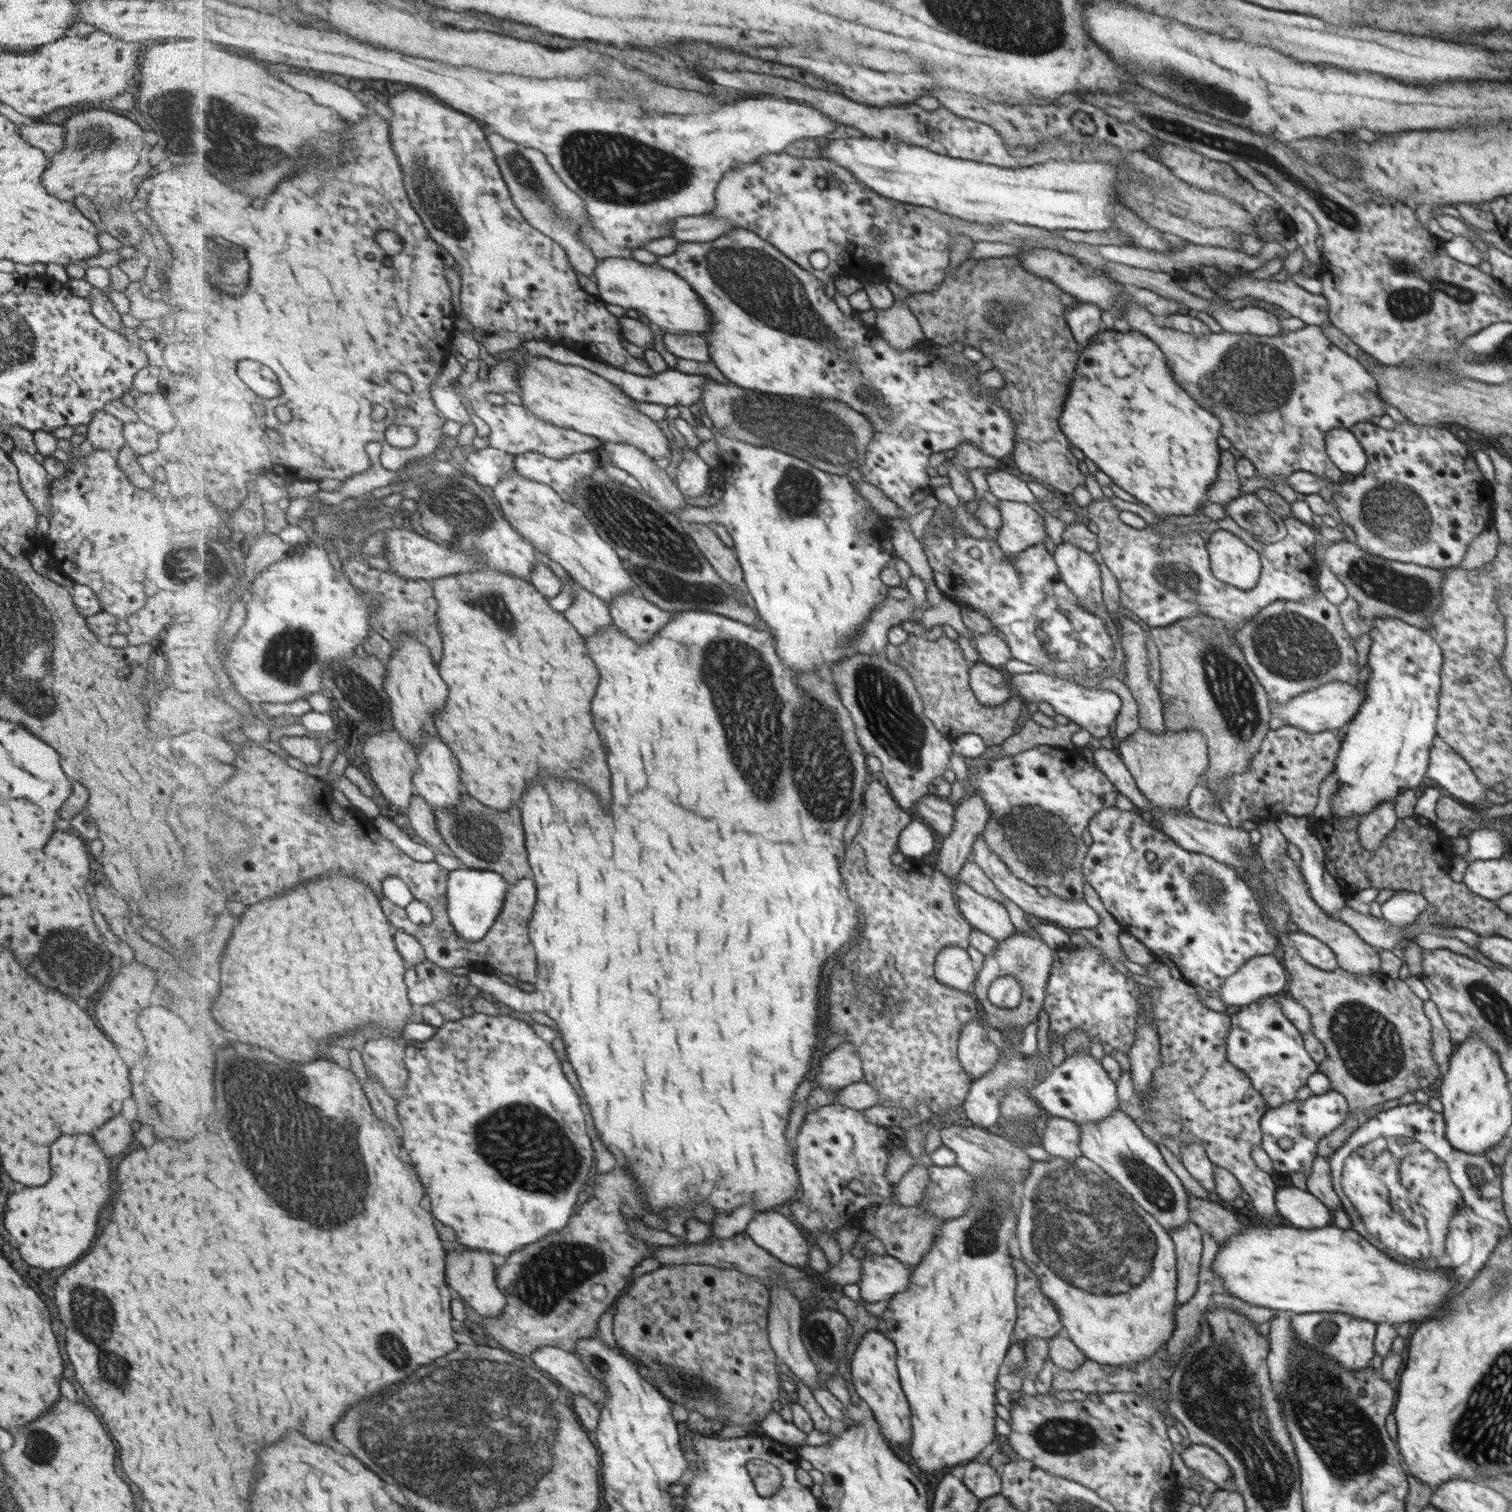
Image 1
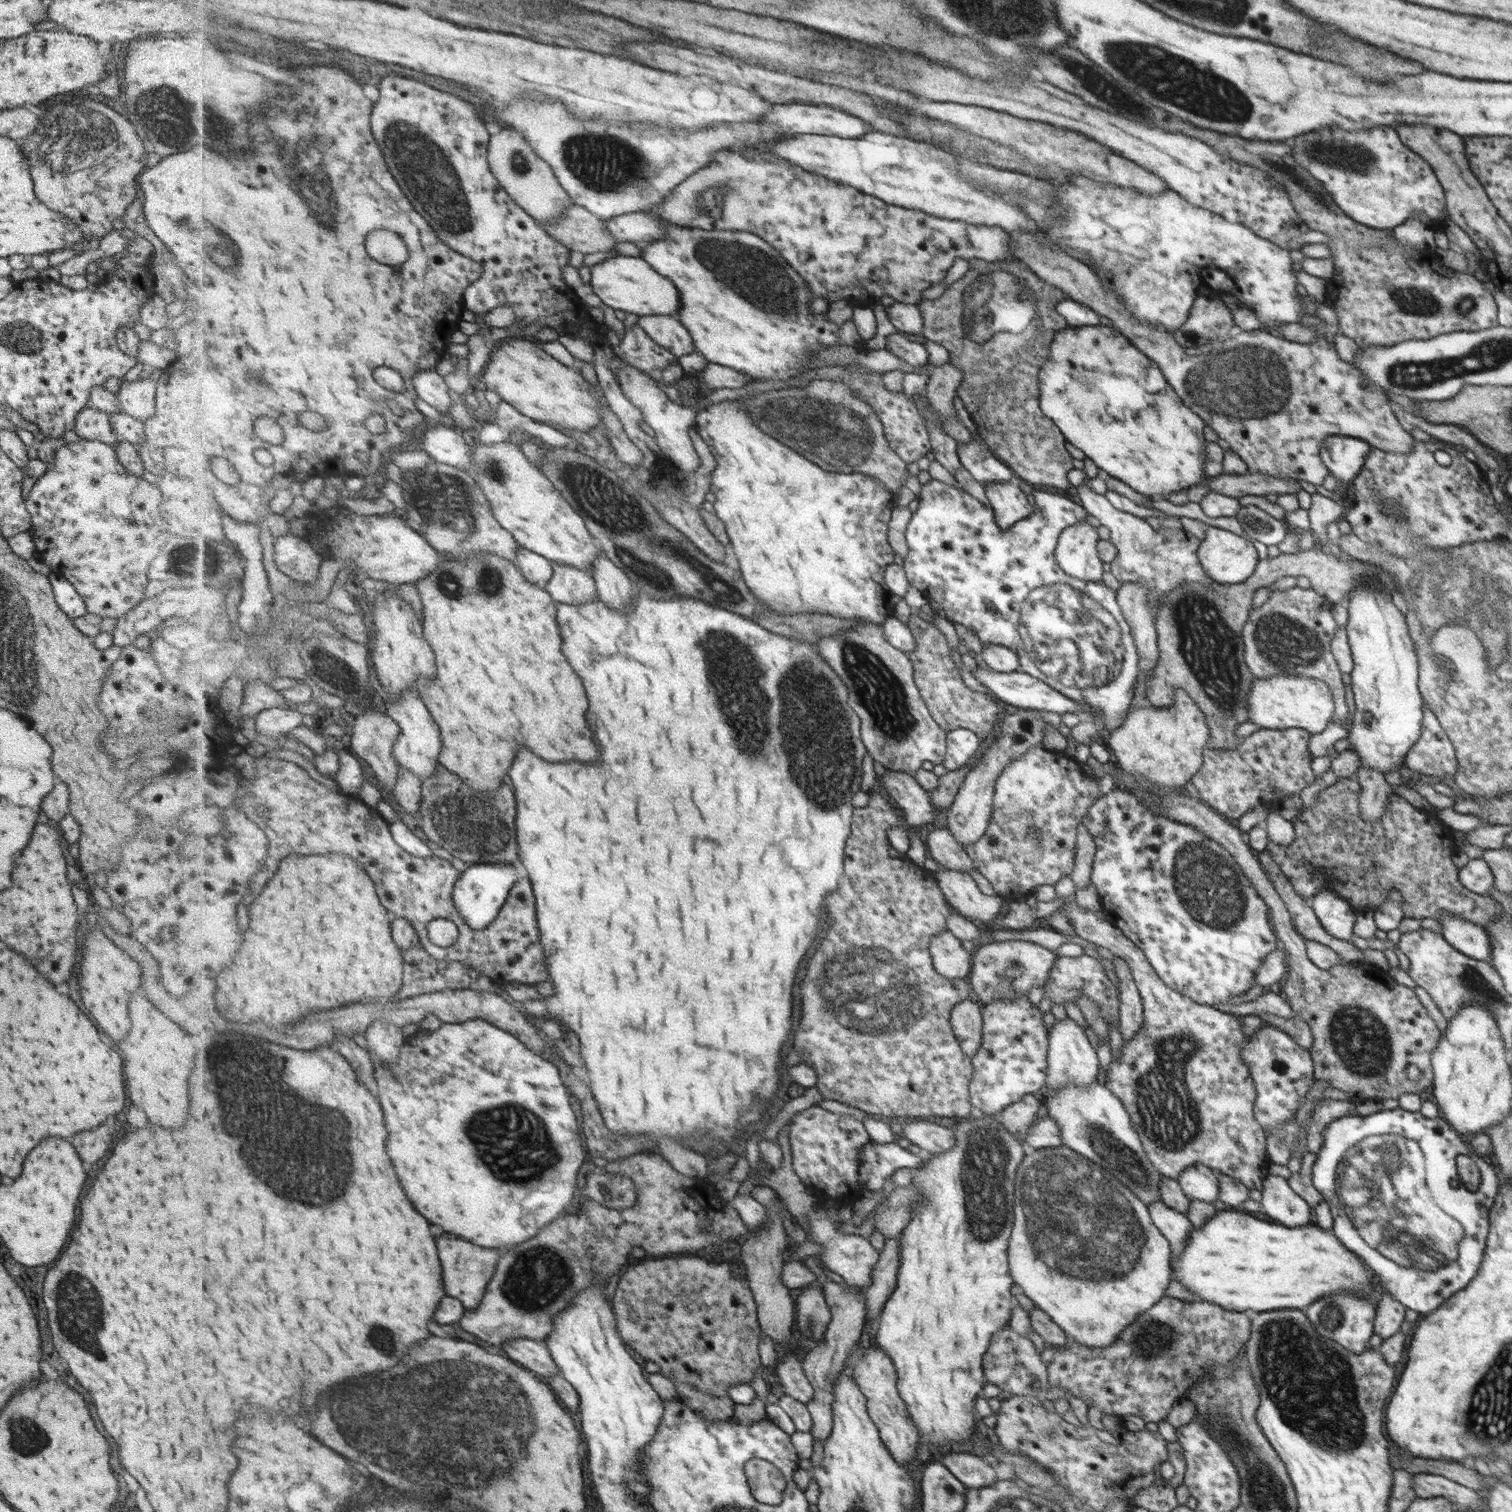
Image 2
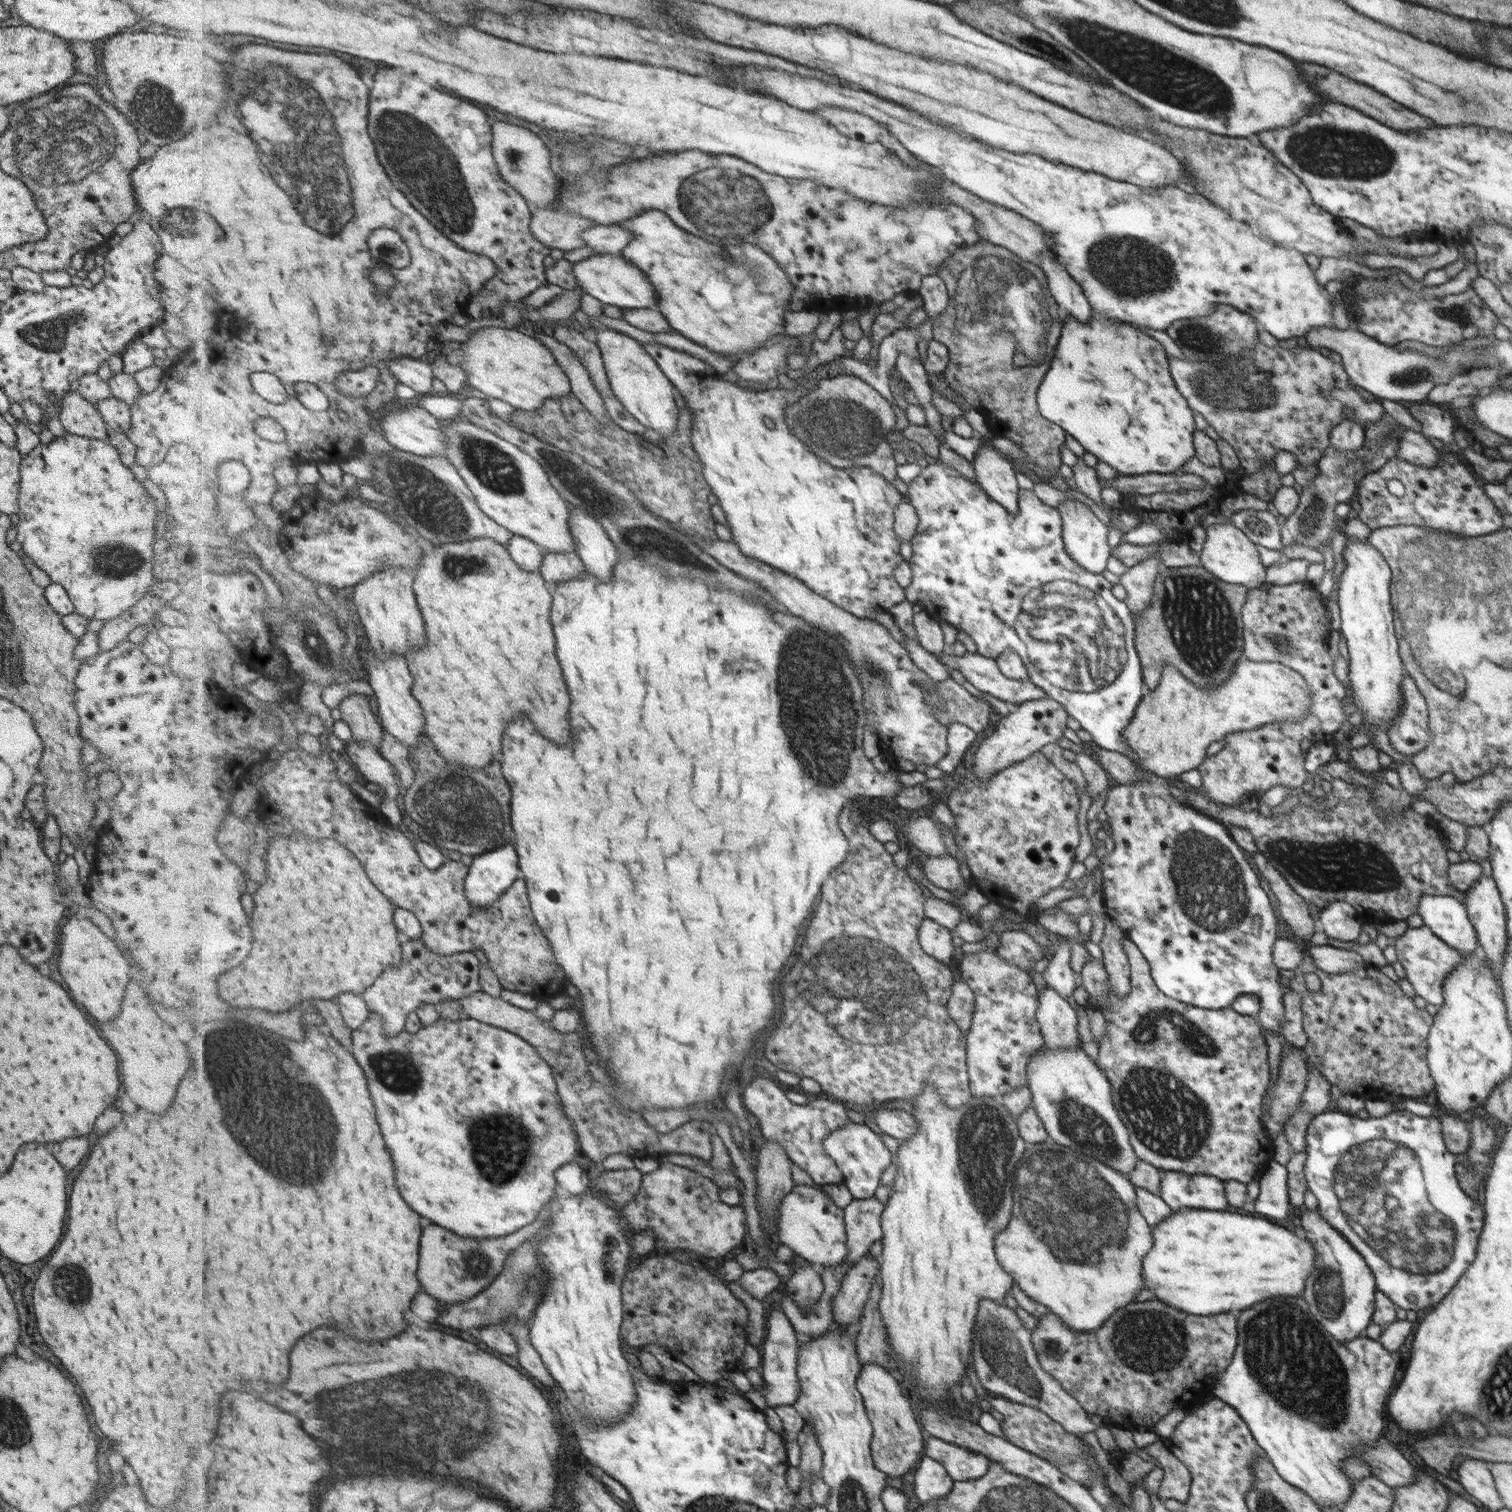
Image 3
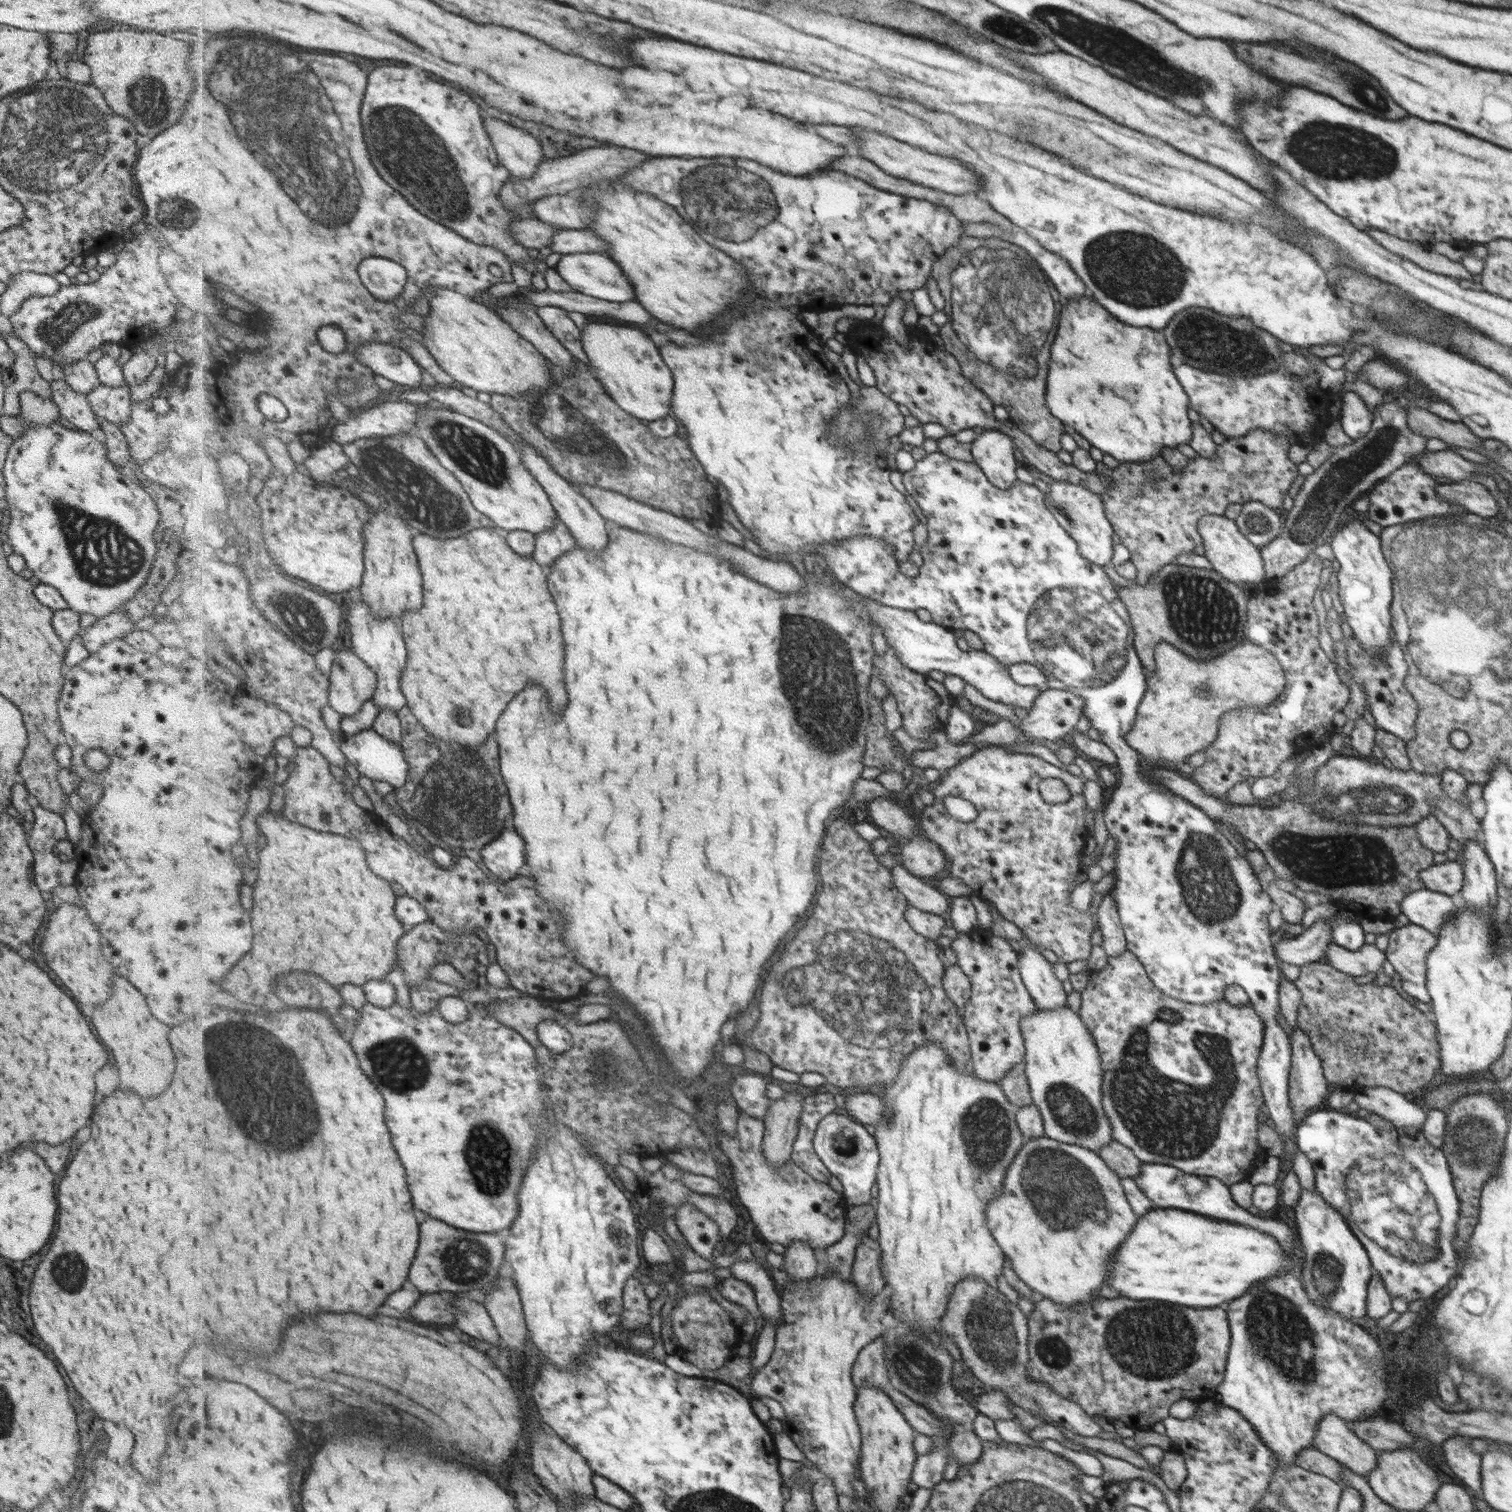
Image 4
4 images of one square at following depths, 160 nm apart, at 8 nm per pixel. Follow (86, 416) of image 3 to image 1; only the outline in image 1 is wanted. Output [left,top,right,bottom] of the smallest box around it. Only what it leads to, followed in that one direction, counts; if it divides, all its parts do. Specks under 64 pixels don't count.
[84,411,125,453]

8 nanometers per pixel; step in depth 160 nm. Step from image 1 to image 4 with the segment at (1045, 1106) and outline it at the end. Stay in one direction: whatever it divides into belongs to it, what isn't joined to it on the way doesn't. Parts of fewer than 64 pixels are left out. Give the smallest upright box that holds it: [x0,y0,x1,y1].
[1019,943,1066,1009]

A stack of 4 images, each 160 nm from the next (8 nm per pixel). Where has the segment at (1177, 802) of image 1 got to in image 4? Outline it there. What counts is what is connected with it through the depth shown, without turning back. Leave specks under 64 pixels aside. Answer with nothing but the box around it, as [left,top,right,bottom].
[1124,640,1285,767]

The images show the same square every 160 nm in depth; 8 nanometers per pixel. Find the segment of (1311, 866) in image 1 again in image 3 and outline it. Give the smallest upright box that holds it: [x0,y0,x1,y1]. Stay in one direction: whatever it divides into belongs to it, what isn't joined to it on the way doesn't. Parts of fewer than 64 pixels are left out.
[1316,901,1362,942]

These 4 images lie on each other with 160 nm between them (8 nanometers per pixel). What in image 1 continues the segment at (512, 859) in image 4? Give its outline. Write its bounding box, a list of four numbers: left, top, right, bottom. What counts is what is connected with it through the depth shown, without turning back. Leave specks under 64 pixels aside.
[448,867,509,942]

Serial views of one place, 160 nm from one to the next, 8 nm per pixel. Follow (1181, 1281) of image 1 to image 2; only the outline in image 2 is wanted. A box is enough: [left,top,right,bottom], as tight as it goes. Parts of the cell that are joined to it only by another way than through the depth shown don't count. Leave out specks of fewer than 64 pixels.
[1148,1201,1192,1254]

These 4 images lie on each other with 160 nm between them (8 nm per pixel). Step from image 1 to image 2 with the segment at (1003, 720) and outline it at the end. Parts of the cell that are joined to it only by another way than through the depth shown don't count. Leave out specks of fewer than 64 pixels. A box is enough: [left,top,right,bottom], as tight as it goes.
[906,611,999,740]

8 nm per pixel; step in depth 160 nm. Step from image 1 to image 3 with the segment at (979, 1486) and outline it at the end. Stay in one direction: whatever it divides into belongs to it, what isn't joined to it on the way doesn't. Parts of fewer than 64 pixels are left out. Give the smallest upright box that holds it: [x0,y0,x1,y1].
[925,1436,990,1481]

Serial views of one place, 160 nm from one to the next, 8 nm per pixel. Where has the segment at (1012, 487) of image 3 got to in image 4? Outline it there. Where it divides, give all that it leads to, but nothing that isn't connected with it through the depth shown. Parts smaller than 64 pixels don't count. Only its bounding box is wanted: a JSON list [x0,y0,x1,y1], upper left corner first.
[968,429,1015,489]

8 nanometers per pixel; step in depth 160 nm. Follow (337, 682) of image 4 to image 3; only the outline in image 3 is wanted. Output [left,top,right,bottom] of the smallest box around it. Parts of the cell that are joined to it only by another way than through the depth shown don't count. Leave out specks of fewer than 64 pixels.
[340,693,385,749]

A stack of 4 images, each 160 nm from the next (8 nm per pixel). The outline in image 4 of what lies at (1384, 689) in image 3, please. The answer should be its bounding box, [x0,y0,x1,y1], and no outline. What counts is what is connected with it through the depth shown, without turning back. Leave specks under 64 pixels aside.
[1329,518,1391,661]

